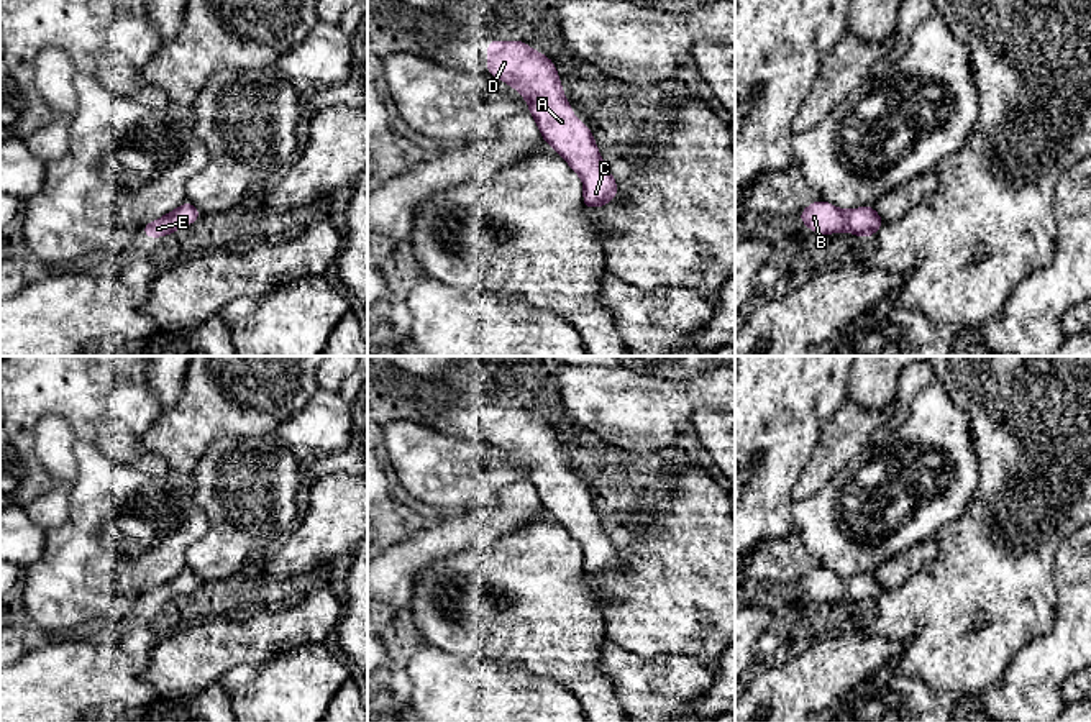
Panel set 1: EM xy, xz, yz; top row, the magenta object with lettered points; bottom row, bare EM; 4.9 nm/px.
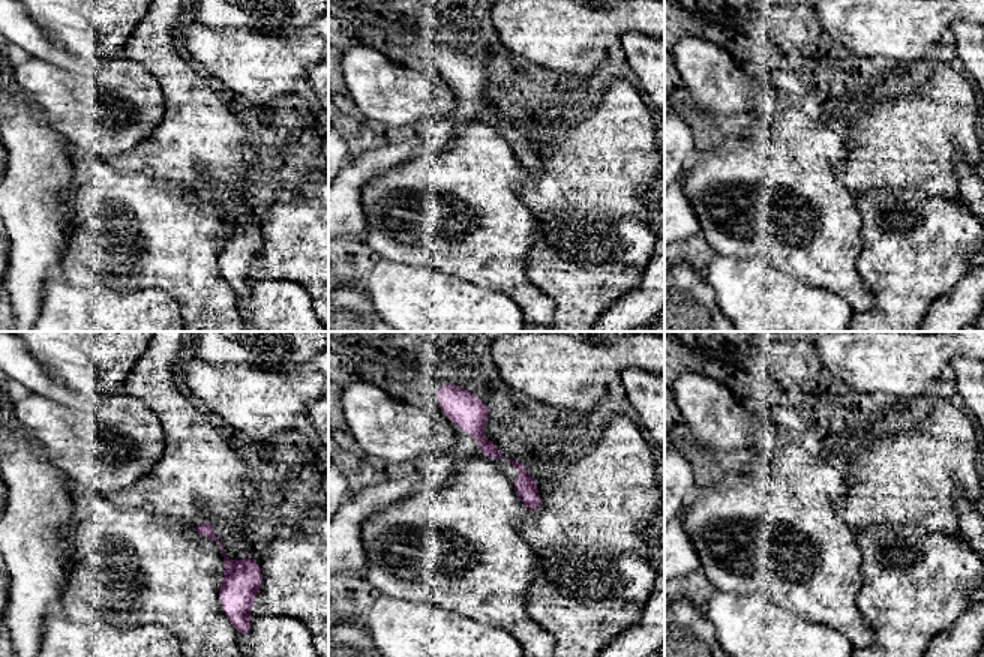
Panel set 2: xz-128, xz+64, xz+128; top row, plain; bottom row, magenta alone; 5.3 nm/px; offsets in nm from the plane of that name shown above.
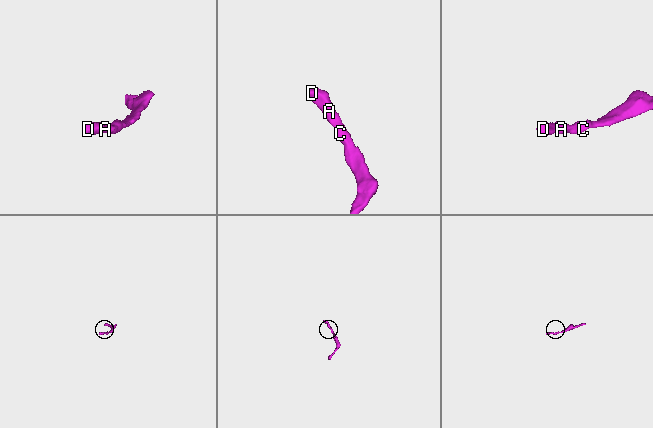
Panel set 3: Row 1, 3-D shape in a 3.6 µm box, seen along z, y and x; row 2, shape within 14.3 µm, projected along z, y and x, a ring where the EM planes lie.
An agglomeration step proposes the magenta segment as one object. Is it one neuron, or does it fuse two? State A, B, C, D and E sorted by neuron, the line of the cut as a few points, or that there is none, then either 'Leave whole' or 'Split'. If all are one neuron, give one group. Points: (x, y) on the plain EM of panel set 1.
Groups: A B C D E. No split. Leave whole

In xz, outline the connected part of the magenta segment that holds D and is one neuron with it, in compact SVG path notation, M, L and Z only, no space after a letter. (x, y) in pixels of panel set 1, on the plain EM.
M489 407L487 441L512 453L528 469L541 505L582 546L586 576L599 576L617 564L617 550L600 525L592 497L574 486L548 423L520 407Z

